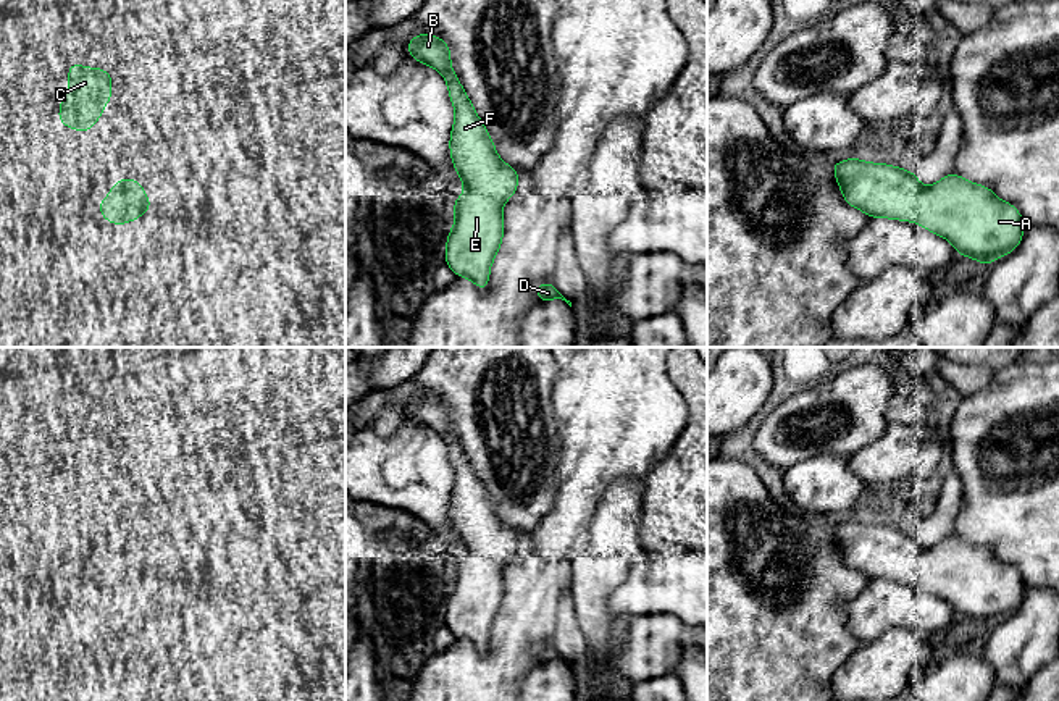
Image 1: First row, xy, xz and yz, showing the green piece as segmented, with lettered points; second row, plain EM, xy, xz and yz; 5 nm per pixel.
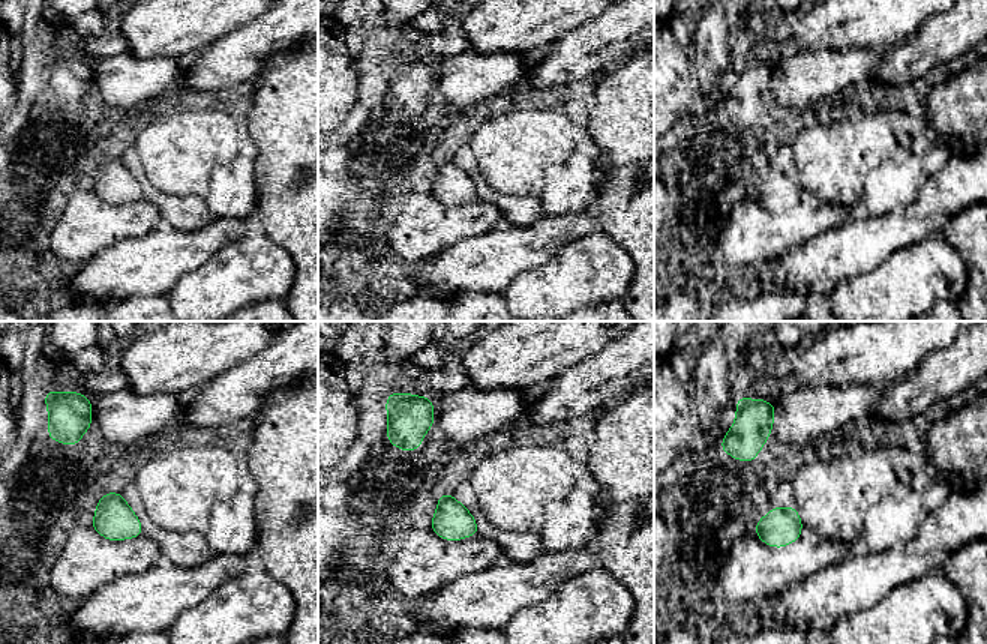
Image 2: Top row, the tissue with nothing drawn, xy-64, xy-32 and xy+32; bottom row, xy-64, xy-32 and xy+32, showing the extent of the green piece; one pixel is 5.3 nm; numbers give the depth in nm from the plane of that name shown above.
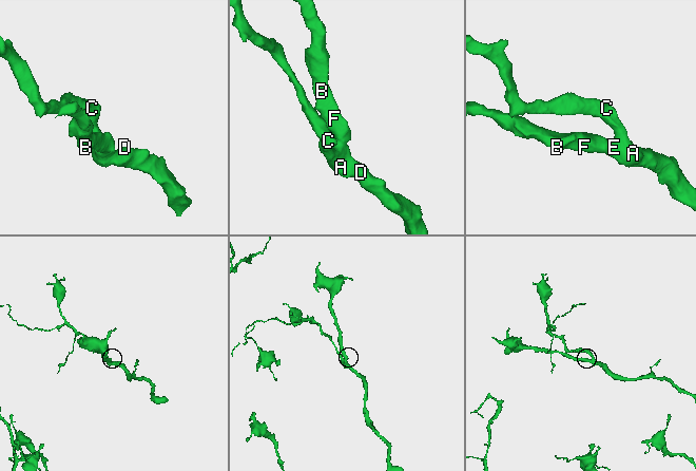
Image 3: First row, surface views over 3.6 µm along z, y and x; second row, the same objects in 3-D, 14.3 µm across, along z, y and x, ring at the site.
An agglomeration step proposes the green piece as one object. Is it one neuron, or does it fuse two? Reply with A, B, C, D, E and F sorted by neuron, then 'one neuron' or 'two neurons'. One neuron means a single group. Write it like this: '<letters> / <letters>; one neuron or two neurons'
A B C D E F; one neuron

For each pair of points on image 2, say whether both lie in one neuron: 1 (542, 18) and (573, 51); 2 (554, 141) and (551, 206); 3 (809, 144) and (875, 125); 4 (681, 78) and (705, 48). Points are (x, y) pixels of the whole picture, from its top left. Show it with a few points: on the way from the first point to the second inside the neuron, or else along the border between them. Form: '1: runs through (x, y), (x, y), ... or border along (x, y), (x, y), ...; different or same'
1: border along (590, 18), (530, 57); different
2: border along (569, 155), (543, 171); different
3: runs through (825, 144), (852, 144), (858, 141); same
4: border along (689, 50), (689, 57), (696, 72), (699, 99); different

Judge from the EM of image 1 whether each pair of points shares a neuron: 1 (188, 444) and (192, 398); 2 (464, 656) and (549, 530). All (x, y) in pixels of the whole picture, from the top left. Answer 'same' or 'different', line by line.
1: different
2: same

